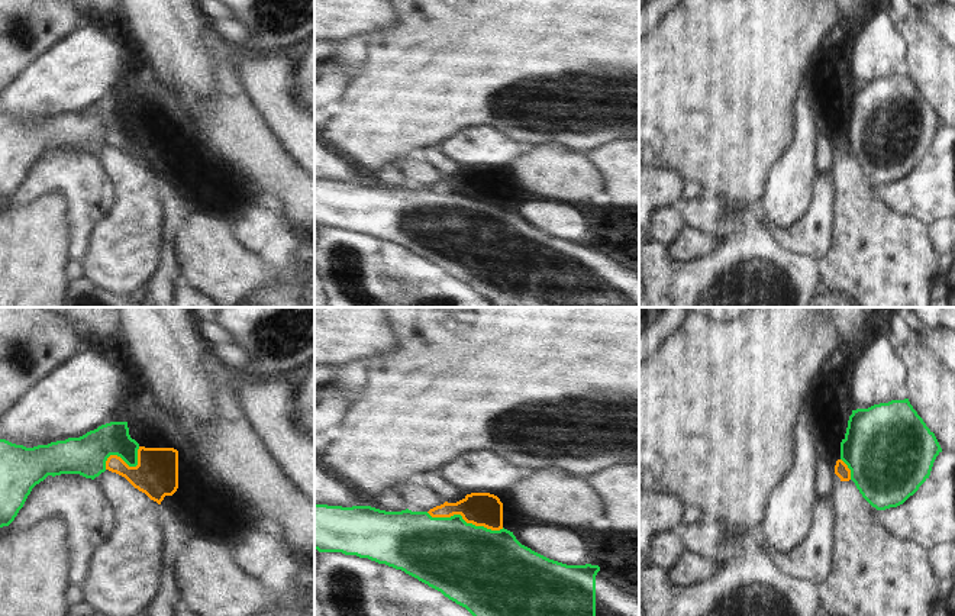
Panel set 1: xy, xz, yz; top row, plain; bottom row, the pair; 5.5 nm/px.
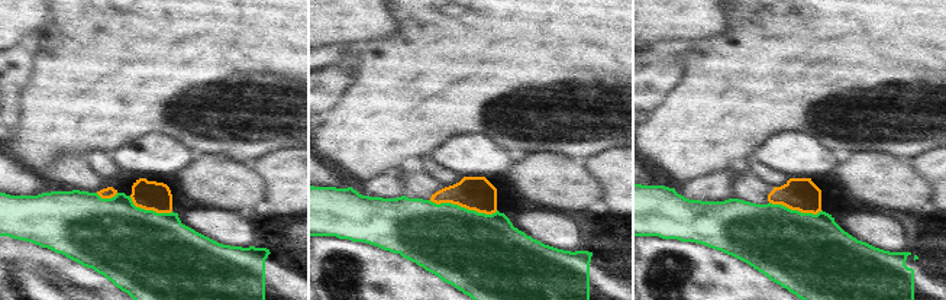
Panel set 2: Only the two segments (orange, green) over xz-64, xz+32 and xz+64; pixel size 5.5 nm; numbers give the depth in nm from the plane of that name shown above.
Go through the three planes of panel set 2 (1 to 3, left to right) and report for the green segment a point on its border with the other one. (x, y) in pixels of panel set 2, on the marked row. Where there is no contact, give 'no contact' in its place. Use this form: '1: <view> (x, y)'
1: xz-64 (149, 209)
2: xz+32 (464, 206)
3: xz+64 (796, 209)

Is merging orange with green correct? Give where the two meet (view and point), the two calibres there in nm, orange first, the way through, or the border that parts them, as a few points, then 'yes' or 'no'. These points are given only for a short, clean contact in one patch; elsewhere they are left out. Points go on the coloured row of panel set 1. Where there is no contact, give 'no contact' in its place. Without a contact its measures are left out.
contact xz (465, 521); calibres 190 and 440 nm; yes

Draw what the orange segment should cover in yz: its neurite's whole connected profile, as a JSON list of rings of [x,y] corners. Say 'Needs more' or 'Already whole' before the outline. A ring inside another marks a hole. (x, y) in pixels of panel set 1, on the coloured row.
Needs more. [[[909,399],[874,404],[852,410],[845,438],[841,442],[841,458],[835,474],[841,481],[852,480],[862,497],[877,510],[903,504],[929,478],[942,448],[935,433],[910,404]]]

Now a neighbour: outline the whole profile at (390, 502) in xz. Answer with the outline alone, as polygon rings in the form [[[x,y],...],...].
[[[380,493],[370,499],[365,506],[371,506],[385,512],[401,512],[407,509],[406,501],[396,493]]]

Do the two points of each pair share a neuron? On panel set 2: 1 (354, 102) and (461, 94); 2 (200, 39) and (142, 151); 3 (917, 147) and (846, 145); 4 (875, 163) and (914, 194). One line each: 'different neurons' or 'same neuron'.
1: same neuron
2: different neurons
3: same neuron
4: same neuron

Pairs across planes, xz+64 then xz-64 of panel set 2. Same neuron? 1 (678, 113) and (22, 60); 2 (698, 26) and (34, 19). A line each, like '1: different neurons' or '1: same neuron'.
1: different neurons
2: same neuron

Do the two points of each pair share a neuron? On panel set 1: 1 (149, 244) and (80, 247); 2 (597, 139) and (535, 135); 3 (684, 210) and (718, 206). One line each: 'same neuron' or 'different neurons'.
1: different neurons
2: same neuron
3: same neuron

